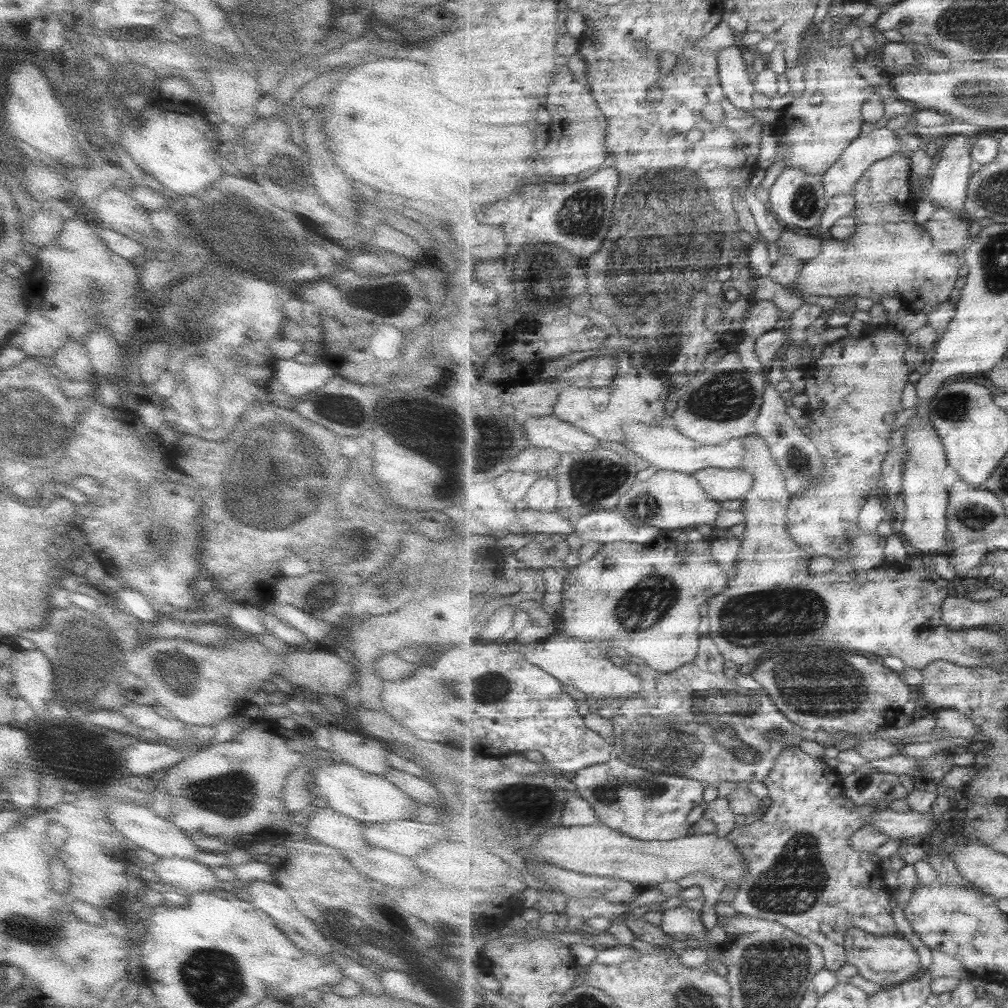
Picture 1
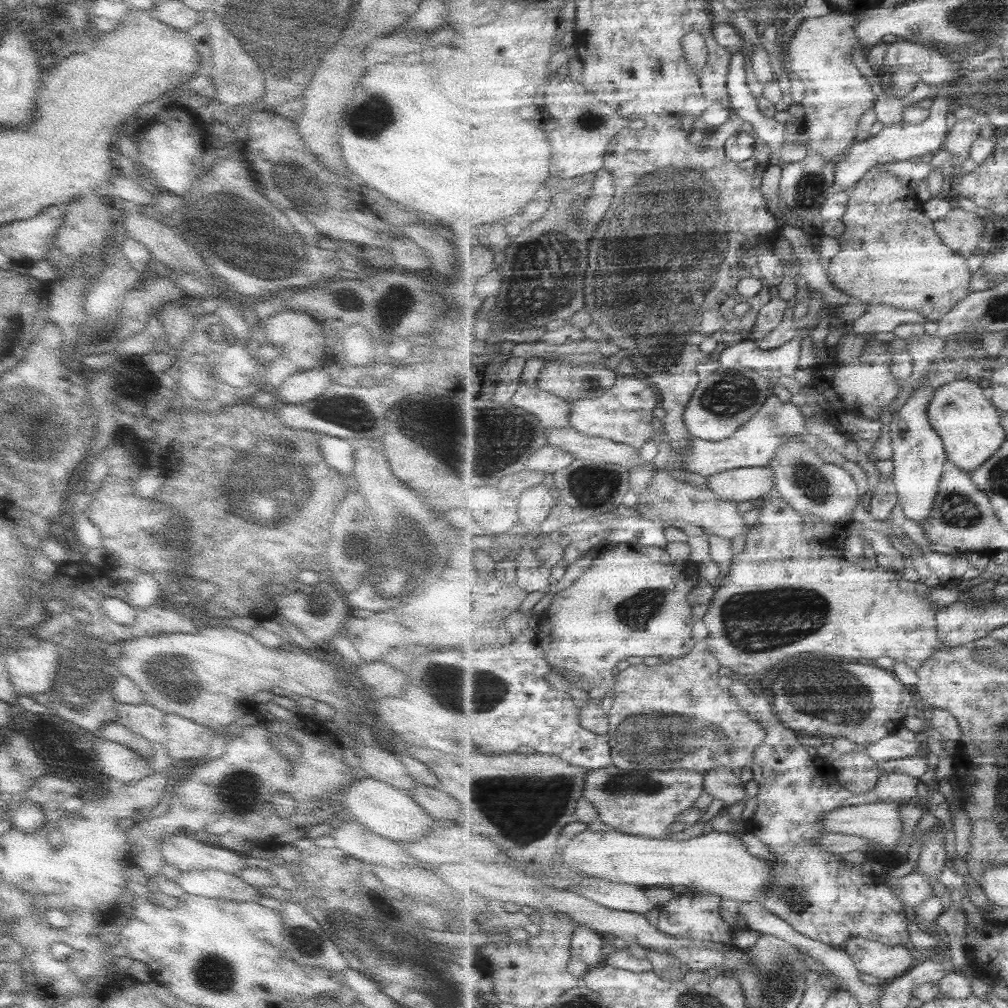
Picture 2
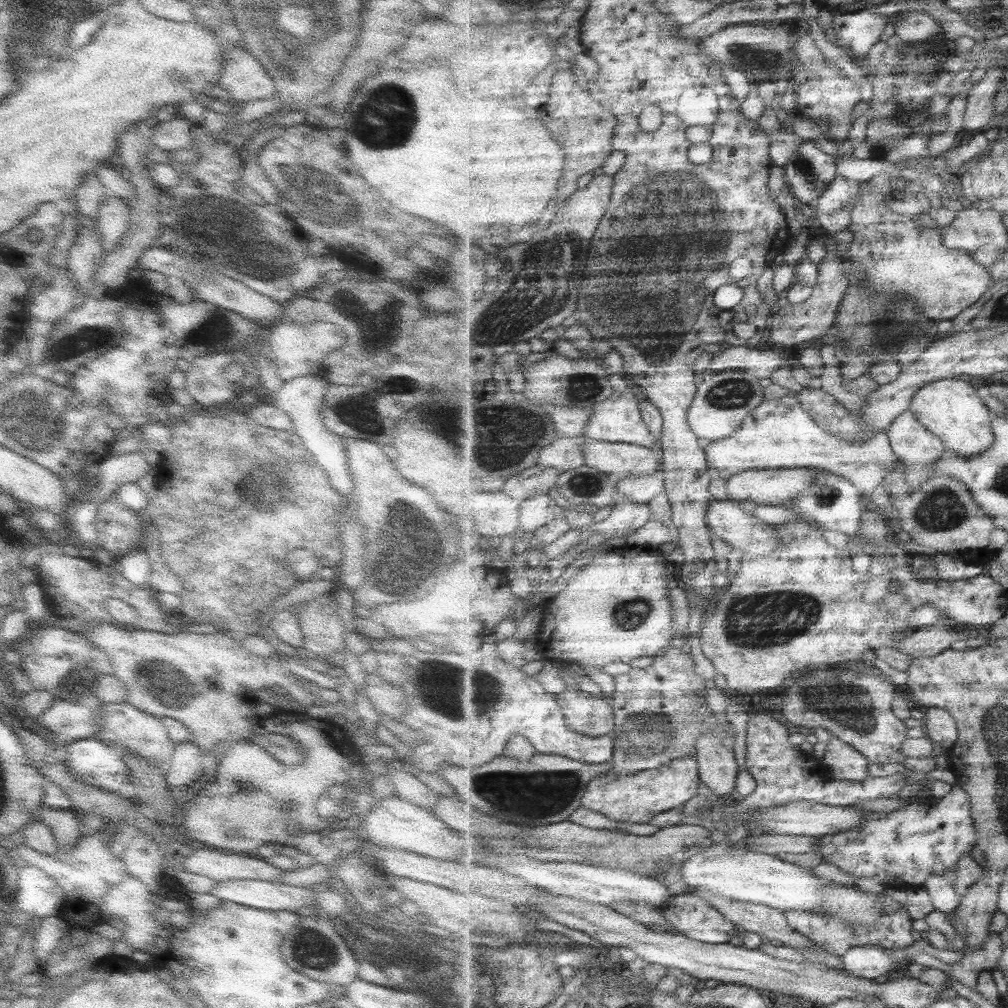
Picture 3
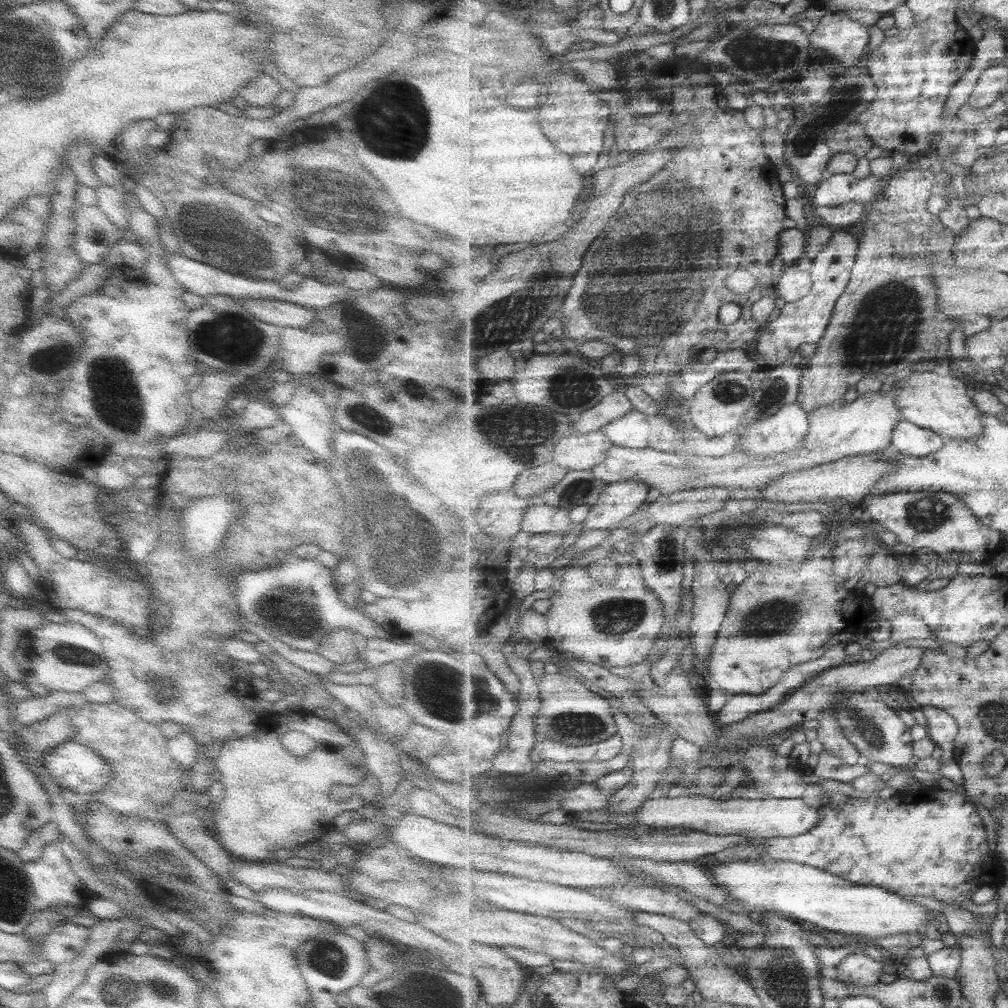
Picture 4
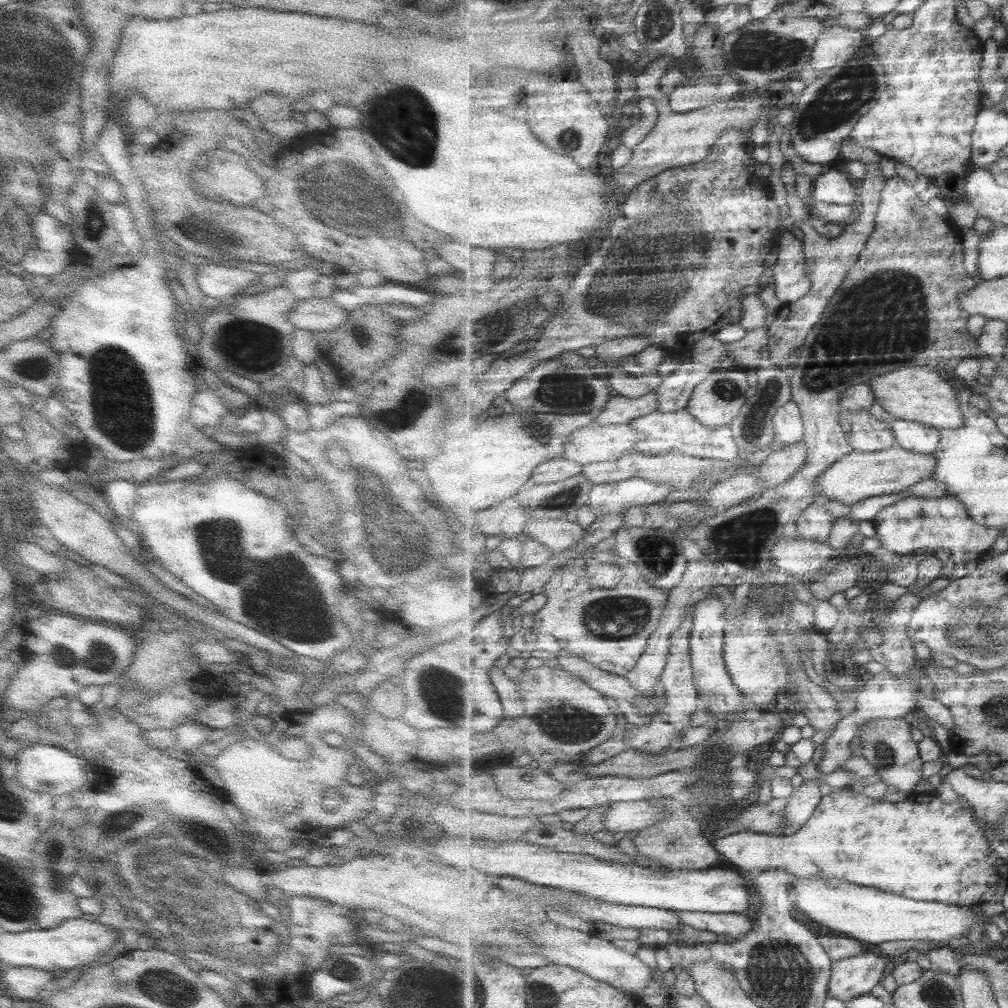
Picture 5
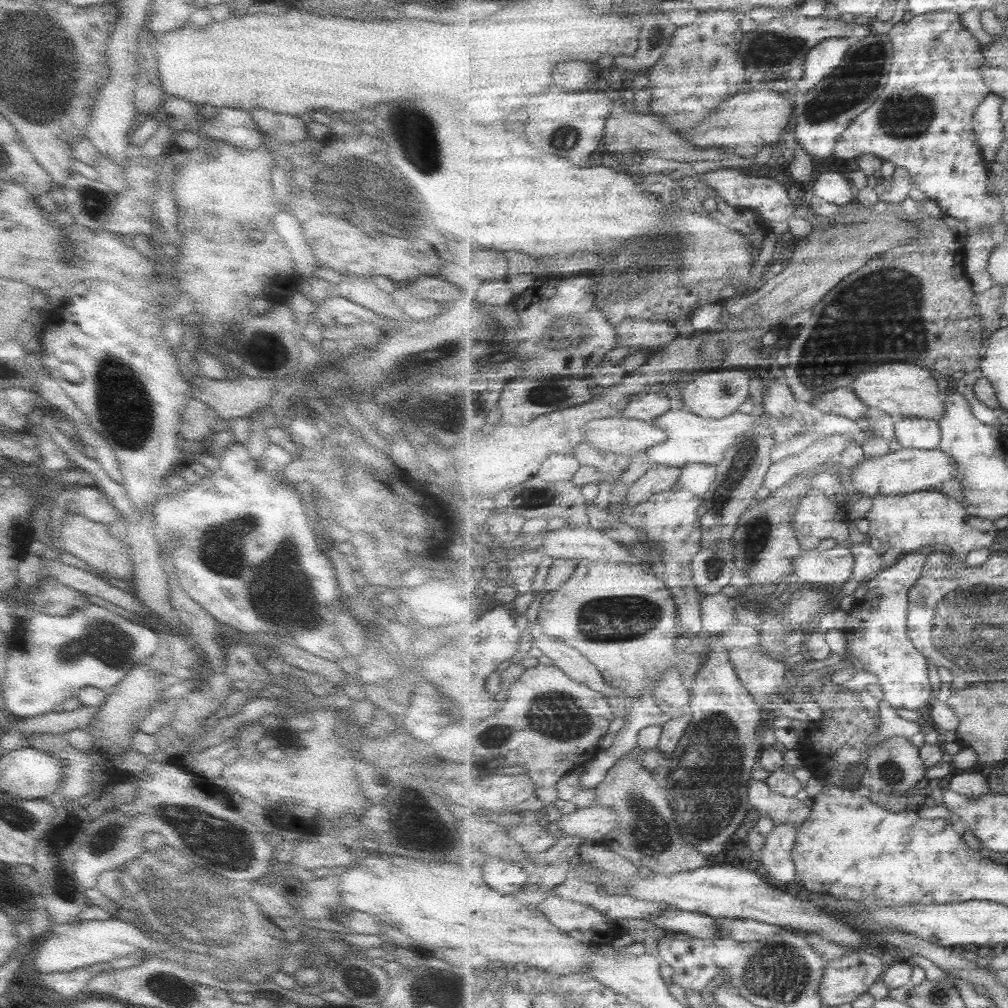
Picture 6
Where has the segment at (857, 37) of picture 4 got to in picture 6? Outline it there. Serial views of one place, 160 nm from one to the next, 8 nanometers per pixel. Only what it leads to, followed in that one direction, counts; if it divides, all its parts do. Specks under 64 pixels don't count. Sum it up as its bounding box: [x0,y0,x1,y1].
[791,38,851,97]

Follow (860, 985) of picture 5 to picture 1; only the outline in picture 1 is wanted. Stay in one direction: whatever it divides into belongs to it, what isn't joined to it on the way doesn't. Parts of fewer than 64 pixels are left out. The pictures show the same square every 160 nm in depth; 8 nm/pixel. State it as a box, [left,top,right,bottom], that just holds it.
[845,928,925,988]

